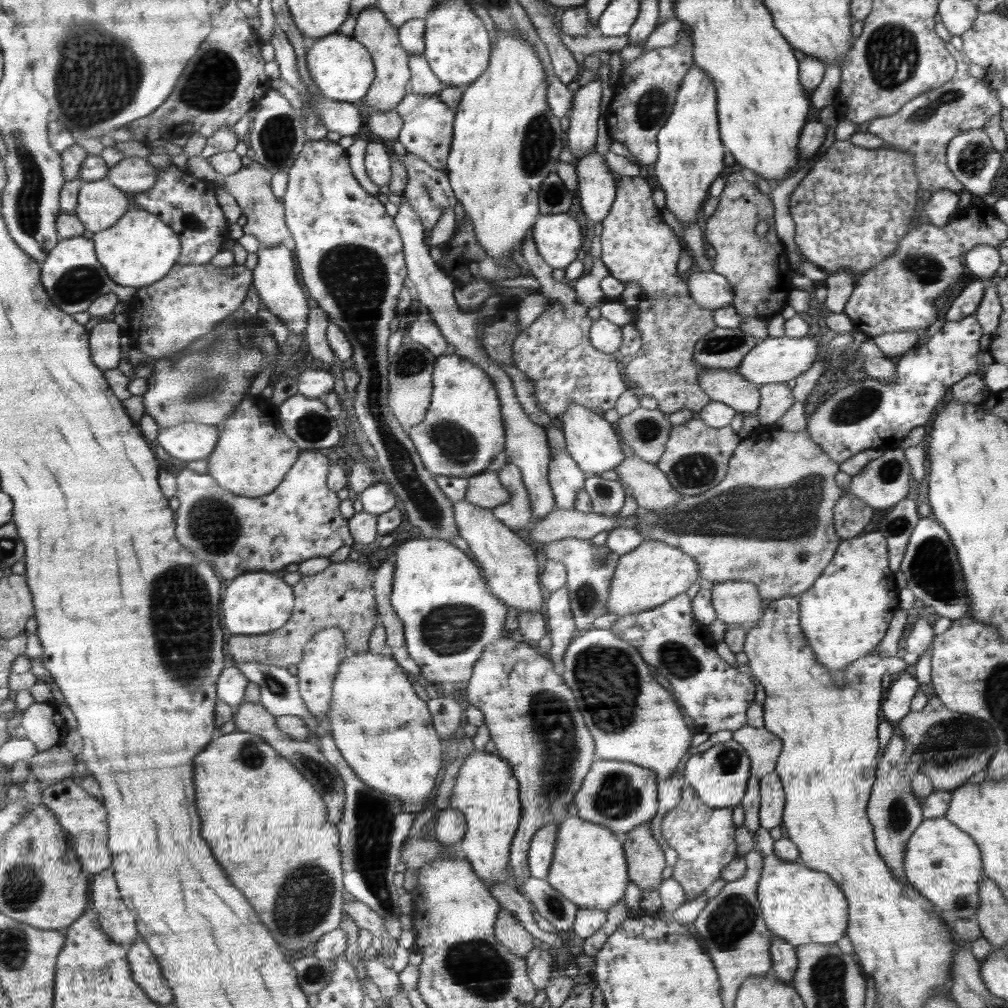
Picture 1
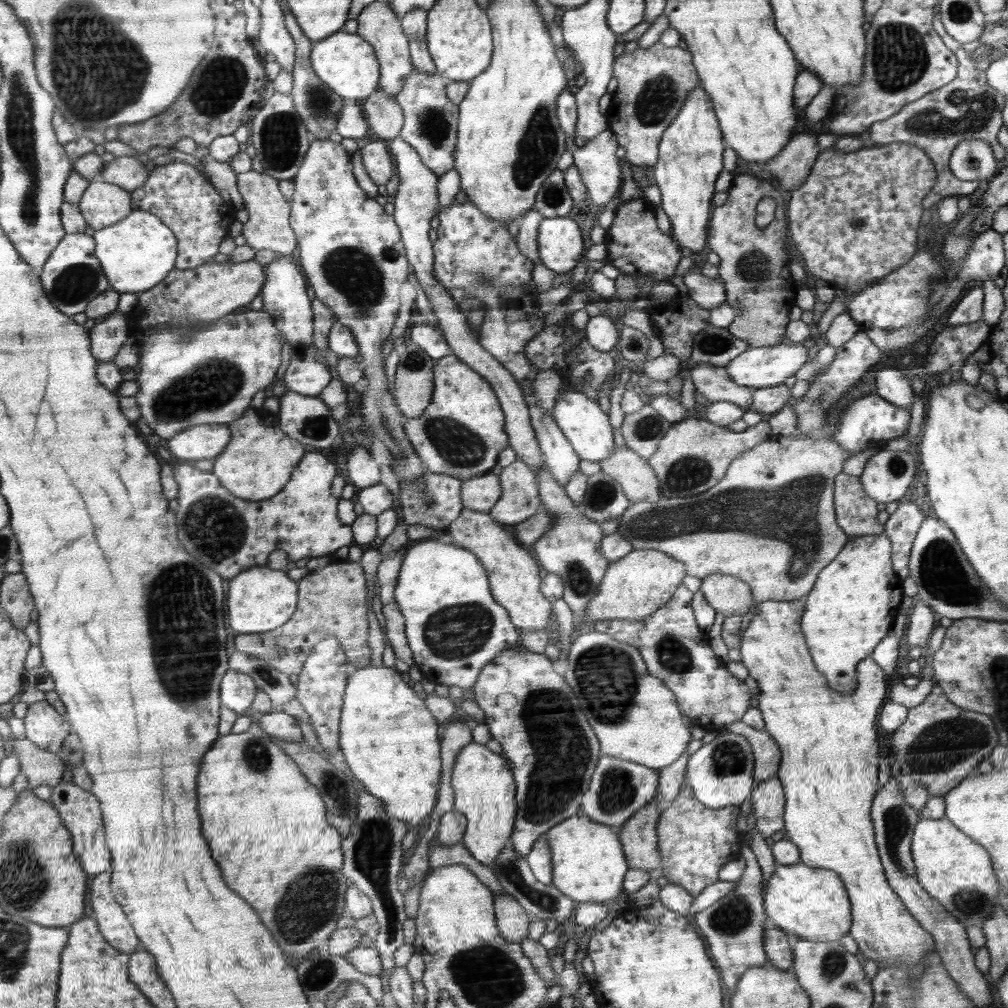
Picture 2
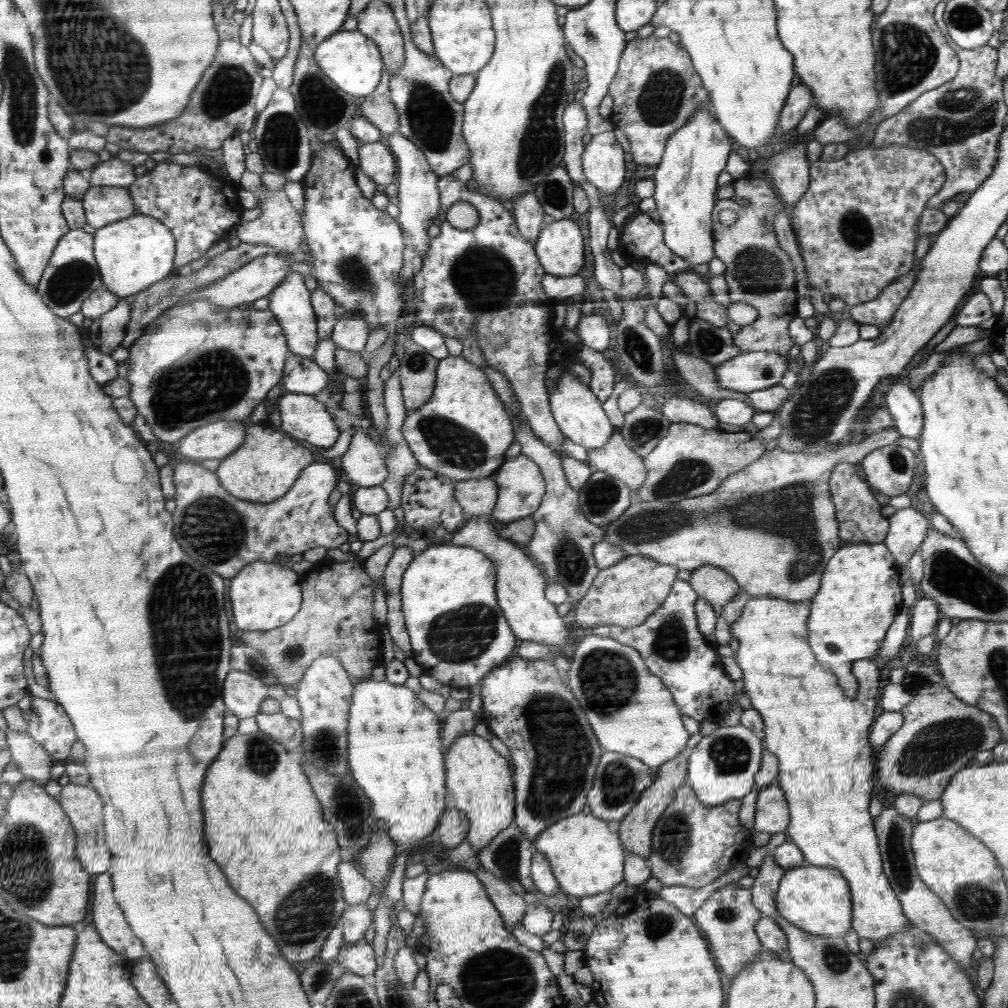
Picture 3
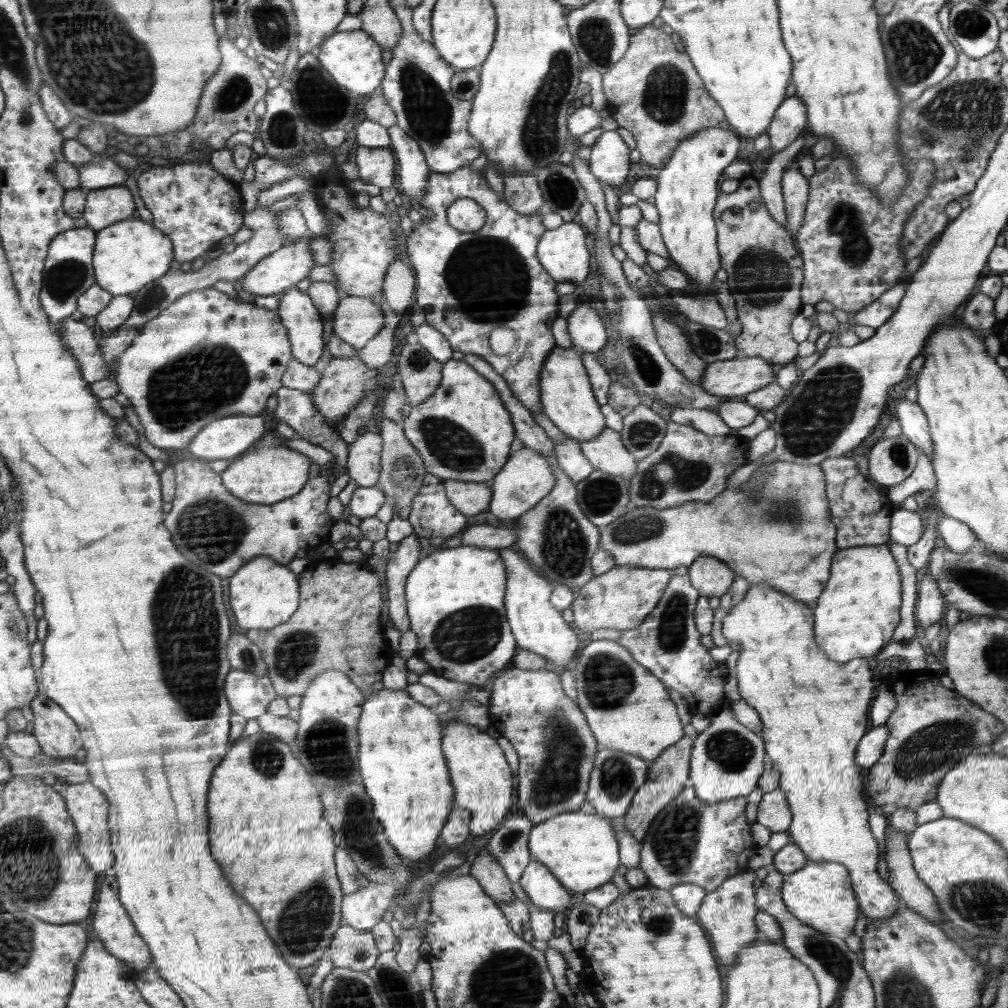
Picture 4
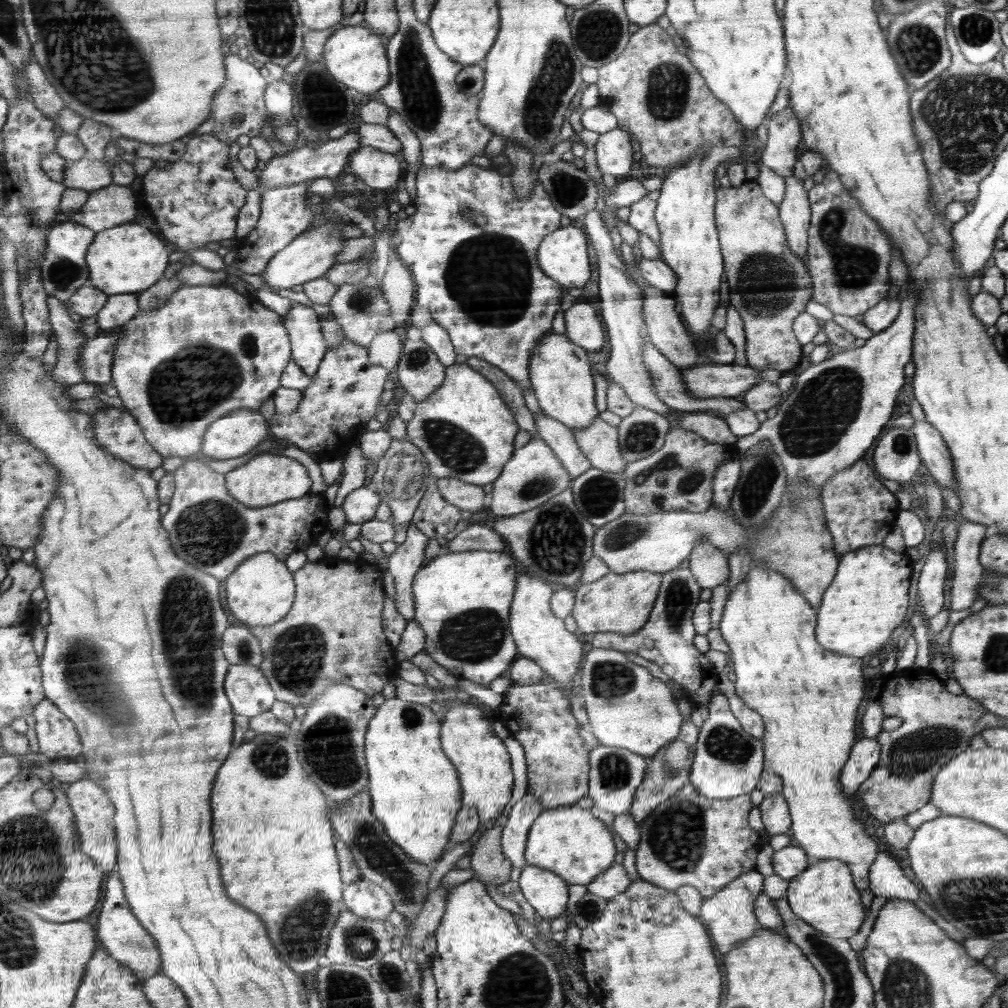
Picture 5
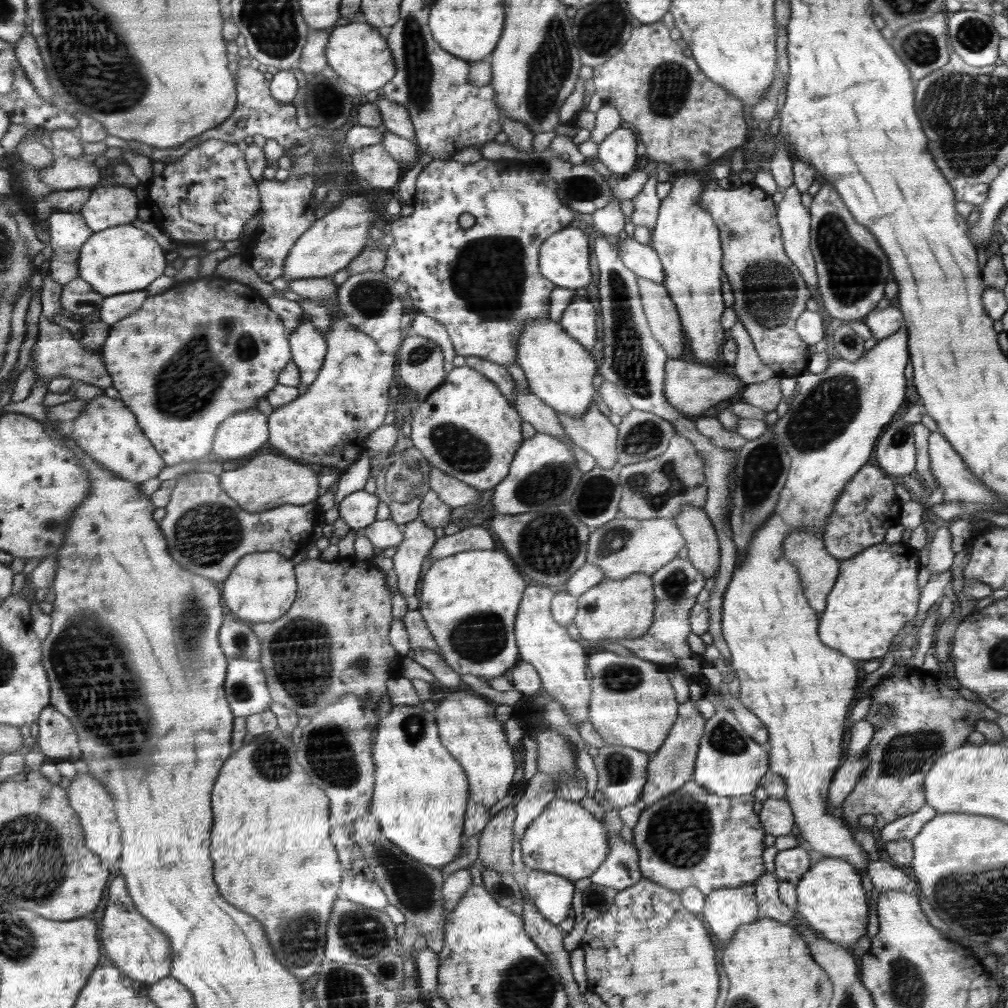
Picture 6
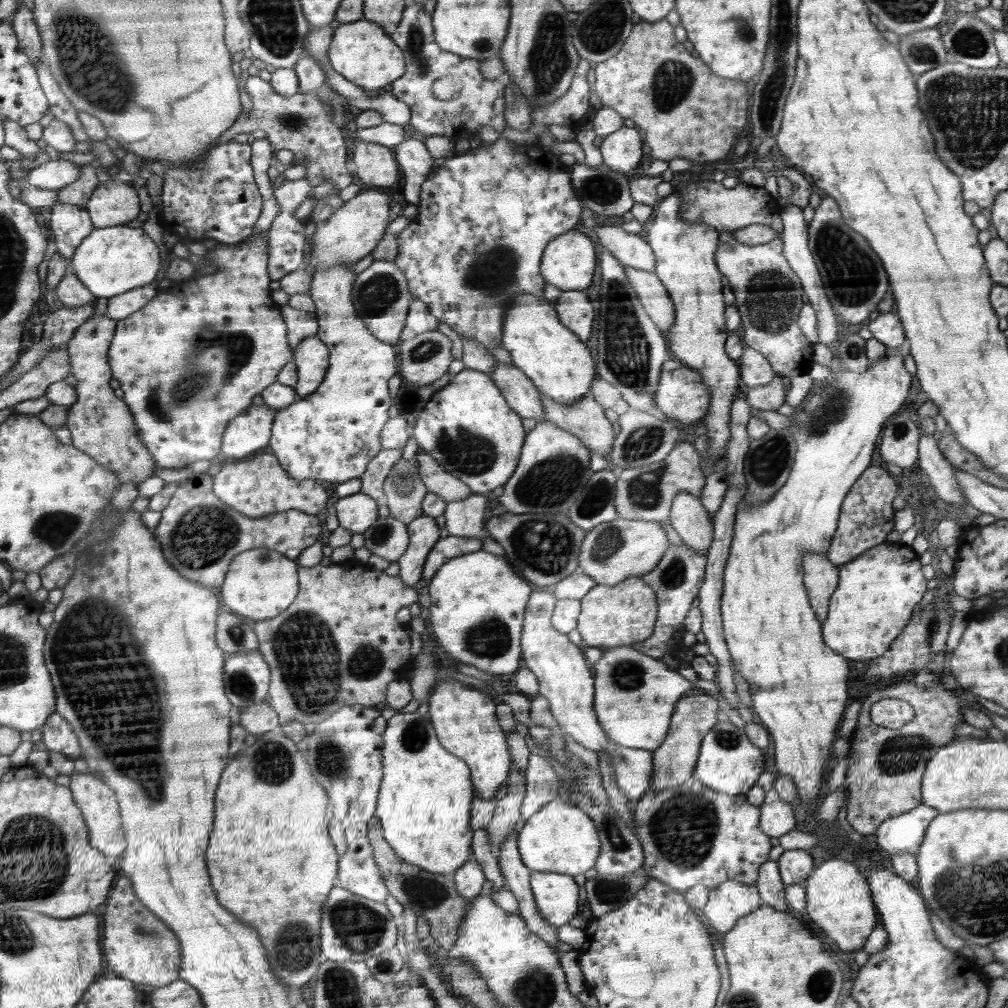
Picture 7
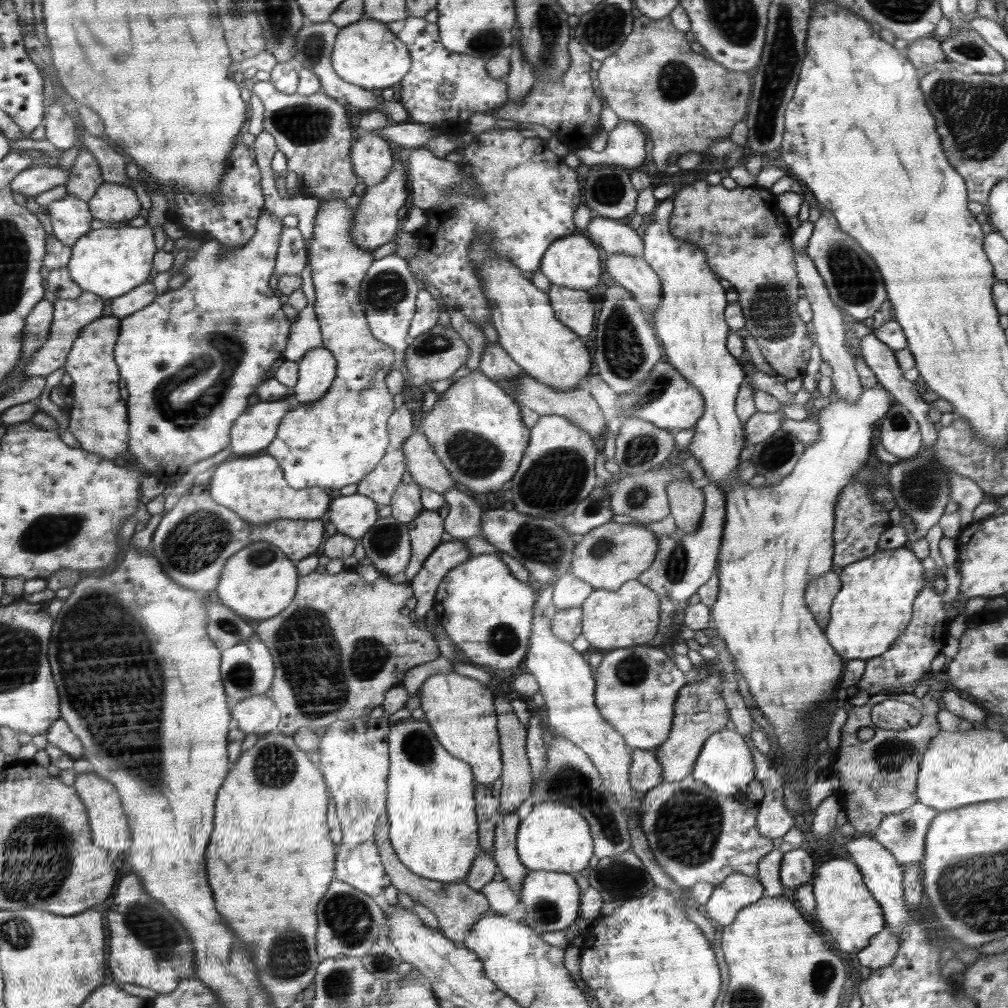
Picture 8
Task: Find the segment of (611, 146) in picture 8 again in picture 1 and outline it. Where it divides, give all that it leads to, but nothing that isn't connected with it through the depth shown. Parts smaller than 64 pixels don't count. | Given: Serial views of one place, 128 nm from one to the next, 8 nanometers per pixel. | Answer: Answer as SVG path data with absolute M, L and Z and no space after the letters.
M592 152L591 155L584 156L584 158L578 158L578 162L575 164L578 181L575 193L581 198L582 211L593 230L599 228L600 224L607 219L613 206L614 194L617 194L617 184L614 184L610 167L604 160L598 152Z

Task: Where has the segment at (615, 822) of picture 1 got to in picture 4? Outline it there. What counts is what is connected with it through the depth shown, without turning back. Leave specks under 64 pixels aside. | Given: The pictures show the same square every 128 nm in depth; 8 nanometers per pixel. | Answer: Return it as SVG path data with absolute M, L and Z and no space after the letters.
M600 749L595 756L595 768L591 772L591 788L588 791L588 802L596 810L596 814L606 818L624 816L630 810L634 796L647 782L648 764L643 757L634 756L627 752Z

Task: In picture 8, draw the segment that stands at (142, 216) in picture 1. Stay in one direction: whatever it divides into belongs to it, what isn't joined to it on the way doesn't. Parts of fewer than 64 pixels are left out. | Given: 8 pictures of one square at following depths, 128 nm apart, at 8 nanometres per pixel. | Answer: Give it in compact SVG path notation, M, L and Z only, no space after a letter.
M150 225L142 228L103 227L83 236L73 246L73 257L69 264L74 280L82 288L111 299L127 295L155 275L154 258L158 254L156 232Z

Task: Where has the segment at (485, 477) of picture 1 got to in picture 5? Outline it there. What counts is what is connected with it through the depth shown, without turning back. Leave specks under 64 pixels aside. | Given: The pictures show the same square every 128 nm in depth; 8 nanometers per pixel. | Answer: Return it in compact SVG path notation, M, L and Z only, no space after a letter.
M457 477L434 478L437 489L443 497L454 506L457 506L465 515L482 510L484 504L483 486L468 484Z

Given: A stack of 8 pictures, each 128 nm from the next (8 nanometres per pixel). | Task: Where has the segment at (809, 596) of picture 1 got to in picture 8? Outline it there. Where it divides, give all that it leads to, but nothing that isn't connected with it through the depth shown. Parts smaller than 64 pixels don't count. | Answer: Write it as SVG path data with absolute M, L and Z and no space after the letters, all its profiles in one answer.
M909 545L896 550L877 550L872 557L838 569L844 578L844 592L832 604L832 624L828 624L828 640L836 644L836 652L845 659L874 659L884 654L890 644L904 632L910 622L915 598L922 590L922 562L912 554Z

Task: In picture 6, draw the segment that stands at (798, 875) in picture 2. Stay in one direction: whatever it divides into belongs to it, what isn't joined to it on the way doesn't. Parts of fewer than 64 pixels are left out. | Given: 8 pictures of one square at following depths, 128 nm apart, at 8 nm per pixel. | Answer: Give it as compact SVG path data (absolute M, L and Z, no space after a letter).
M836 857L817 860L796 884L796 892L798 895L796 912L806 918L807 924L820 930L824 938L842 944L844 948L853 948L858 938L866 934L869 919L868 902L860 884L860 876L854 872L848 861Z

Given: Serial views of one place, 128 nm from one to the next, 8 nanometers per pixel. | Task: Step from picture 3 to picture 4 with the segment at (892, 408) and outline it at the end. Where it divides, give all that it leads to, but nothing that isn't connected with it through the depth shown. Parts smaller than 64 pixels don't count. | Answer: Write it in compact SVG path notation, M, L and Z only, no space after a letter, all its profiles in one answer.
M906 398L902 399L896 405L896 416L901 424L901 434L911 440L912 444L915 444L917 449L919 448L919 452L923 452L932 461L933 440L926 415L921 406L917 402L912 403Z

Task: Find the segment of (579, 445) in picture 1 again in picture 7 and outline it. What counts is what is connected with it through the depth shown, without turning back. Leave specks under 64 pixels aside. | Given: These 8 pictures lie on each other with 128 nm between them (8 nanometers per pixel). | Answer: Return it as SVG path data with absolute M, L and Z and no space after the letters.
M520 295L512 302L510 310L504 318L502 346L510 352L513 366L522 370L542 395L548 395L560 404L578 403L590 390L590 386L593 386L592 380L594 380L597 370L594 370L594 360L584 343L580 342L580 337L562 323L555 308L550 306L546 298Z

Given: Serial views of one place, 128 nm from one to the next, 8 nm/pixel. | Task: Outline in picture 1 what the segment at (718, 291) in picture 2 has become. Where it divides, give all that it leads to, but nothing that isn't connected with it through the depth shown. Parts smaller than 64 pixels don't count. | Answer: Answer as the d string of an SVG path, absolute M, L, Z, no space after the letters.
M699 271L688 277L691 296L702 308L716 310L734 302L734 288L726 276L710 271Z

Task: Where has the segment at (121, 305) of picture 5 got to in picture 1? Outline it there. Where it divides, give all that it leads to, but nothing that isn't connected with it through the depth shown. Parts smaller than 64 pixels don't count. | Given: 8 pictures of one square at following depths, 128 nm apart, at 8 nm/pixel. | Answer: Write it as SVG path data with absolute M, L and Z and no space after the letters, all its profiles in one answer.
M108 319L91 331L91 349L95 364L104 370L118 369L122 364L124 328Z

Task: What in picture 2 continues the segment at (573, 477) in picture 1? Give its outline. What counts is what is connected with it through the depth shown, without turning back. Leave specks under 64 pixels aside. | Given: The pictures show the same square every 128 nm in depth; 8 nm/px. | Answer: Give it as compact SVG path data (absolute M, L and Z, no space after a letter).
M454 200L449 207L440 209L437 216L440 226L437 229L437 241L433 242L432 274L458 307L463 298L477 298L482 302L485 315L479 328L479 343L517 380L529 408L543 464L563 487L579 471L580 458L553 416L539 406L538 399L533 397L530 389L538 369L528 361L526 348L545 325L534 308L536 294L520 288L531 282L535 265L519 251L518 242L507 228L492 222L491 217L484 216L484 212L480 212L473 202L460 204Z

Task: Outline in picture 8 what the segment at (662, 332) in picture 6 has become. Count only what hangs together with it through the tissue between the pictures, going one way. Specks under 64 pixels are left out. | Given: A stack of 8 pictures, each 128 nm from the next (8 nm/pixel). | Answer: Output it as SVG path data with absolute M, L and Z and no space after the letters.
M611 253L606 261L606 272L629 290L646 312L655 311L662 304L661 277L642 257Z

